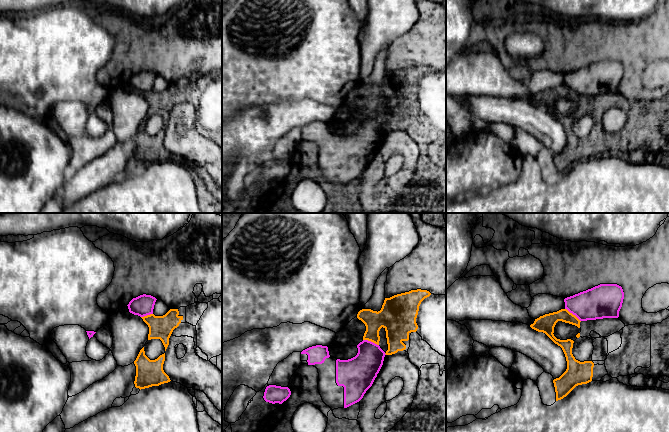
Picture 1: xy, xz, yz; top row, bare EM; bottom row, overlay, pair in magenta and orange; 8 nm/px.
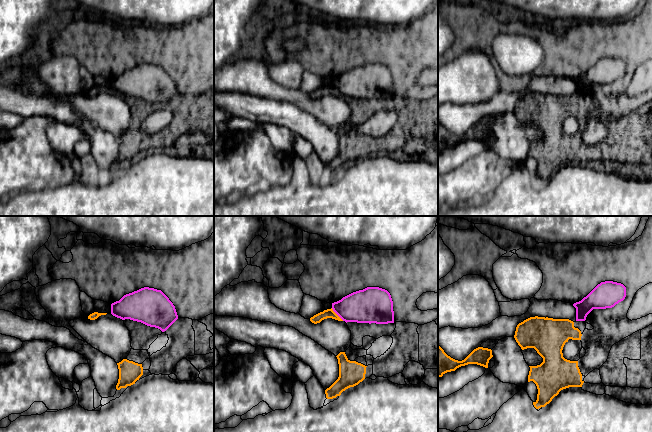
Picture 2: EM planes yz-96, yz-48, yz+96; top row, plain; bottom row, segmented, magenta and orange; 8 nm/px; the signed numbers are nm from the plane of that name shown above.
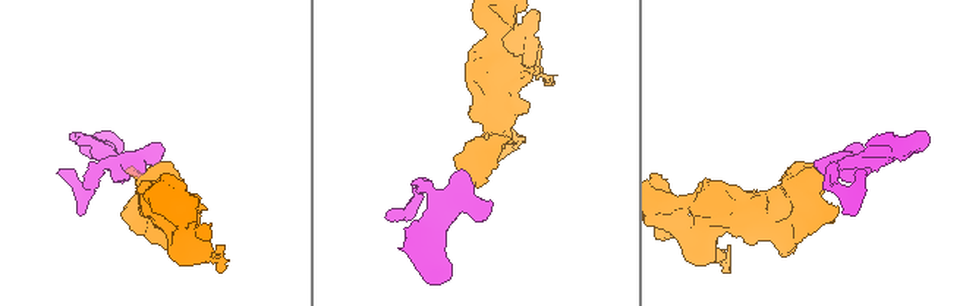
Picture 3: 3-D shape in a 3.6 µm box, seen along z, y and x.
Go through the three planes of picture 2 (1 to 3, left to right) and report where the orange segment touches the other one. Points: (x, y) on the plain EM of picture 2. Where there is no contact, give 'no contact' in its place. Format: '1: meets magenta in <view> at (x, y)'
1: no contact
2: meets magenta in yz-48 at (337, 90)
3: no contact

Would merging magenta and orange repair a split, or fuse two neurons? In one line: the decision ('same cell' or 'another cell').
another cell

